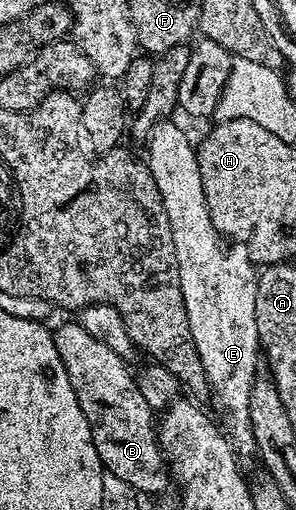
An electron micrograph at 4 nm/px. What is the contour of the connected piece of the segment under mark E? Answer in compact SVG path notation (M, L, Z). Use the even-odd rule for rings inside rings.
M167 118L152 126L145 141L144 160L156 182L156 190L160 190L164 214L168 214L168 226L172 226L172 246L176 246L178 277L190 341L196 346L196 354L204 366L209 391L214 391L219 410L226 412L221 423L229 439L235 445L249 445L252 440L250 395L259 375L258 356L260 360L256 326L258 272L245 251L227 243L216 226L212 226L195 145L190 145L185 130L177 128L174 122Z

